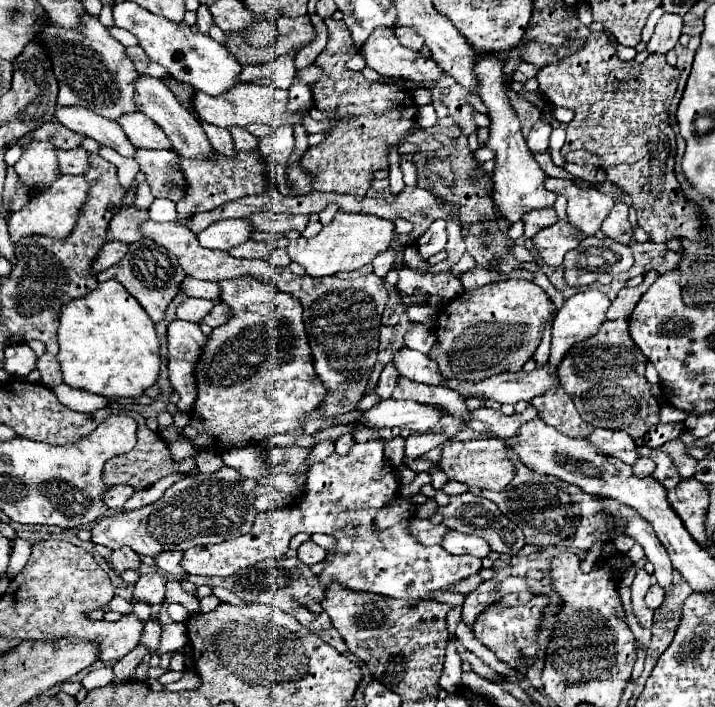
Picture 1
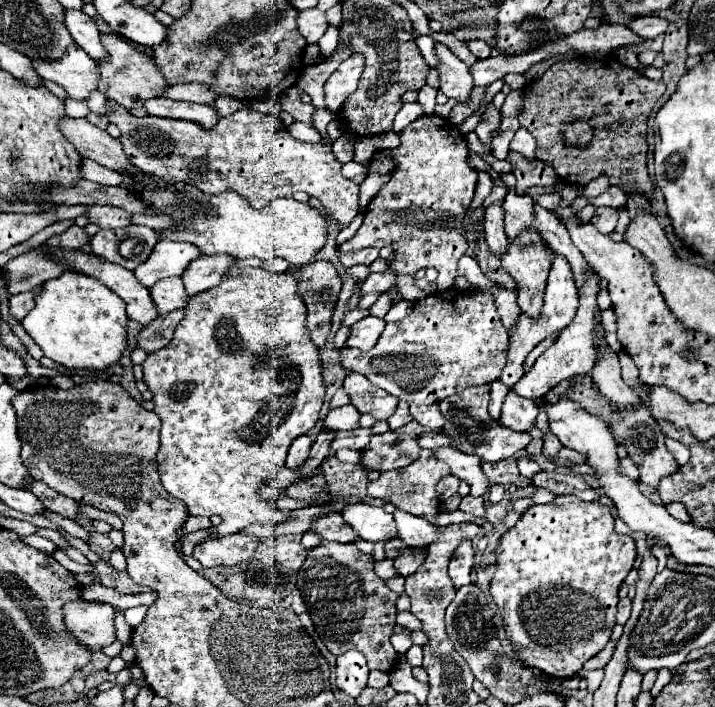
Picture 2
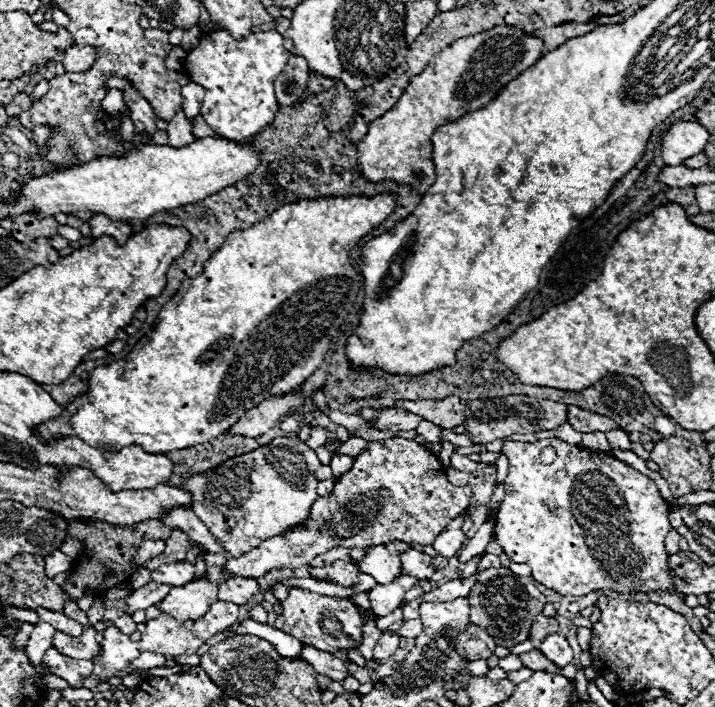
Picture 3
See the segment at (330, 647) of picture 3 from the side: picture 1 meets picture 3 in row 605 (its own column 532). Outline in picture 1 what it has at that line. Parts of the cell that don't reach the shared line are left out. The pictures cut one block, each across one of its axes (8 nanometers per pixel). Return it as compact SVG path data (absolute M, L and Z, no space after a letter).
M506 280L506 282L494 282L486 284L482 288L476 288L472 292L462 292L458 298L442 304L440 314L436 316L436 344L432 346L428 358L436 360L440 368L440 376L444 380L470 380L480 382L488 380L496 374L504 372L520 372L524 362L532 358L536 352L544 324L552 320L554 306L548 300L546 292L528 280Z

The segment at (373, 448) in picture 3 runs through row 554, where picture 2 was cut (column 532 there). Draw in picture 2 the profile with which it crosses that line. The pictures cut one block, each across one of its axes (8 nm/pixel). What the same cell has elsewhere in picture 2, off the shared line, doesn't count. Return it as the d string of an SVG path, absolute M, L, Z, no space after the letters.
M508 244L508 252L502 256L504 270L518 284L518 306L530 318L540 316L544 288L548 280L548 268L552 256L548 256L546 244Z

